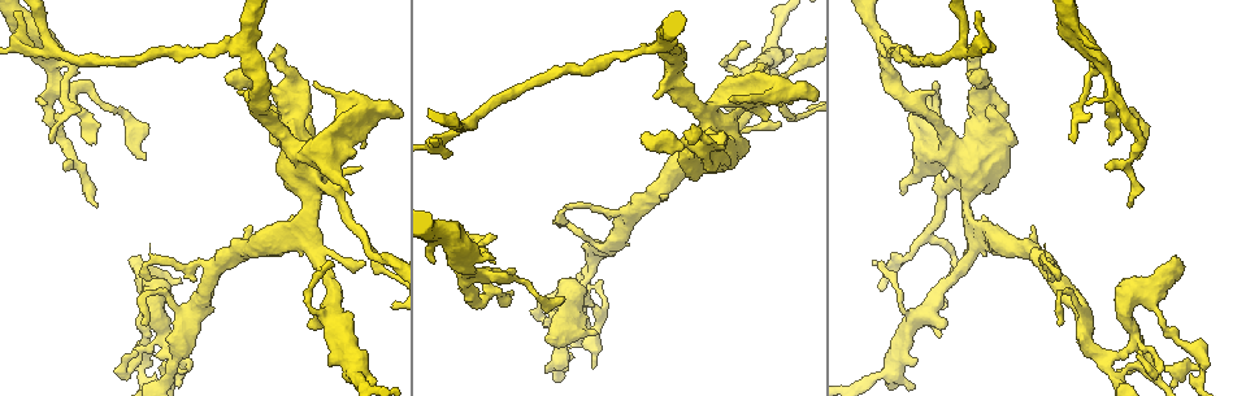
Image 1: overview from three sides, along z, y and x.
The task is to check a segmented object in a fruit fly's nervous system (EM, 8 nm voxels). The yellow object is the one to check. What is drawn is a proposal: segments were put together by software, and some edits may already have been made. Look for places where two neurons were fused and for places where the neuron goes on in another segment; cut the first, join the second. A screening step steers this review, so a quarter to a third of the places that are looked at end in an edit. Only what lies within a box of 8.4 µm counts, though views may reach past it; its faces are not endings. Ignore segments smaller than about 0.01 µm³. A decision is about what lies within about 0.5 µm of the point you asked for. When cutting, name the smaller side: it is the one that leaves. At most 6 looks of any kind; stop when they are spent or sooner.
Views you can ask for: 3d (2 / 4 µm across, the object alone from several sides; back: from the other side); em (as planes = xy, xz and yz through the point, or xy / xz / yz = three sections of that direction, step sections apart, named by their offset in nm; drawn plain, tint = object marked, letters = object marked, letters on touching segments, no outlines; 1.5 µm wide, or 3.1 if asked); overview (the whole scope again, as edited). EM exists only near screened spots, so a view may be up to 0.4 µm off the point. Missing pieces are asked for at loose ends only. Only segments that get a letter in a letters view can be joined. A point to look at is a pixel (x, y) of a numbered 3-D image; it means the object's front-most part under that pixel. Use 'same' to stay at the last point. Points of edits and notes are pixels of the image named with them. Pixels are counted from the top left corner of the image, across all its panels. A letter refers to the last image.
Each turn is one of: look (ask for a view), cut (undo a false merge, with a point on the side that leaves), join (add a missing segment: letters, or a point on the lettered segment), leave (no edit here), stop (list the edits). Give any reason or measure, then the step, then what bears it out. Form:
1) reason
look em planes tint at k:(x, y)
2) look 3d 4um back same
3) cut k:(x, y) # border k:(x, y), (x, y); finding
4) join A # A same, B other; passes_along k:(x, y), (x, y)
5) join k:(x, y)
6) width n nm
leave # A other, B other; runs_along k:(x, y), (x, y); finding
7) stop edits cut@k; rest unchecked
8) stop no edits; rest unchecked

calibre changes
look em planes letters at 1:(360, 381)

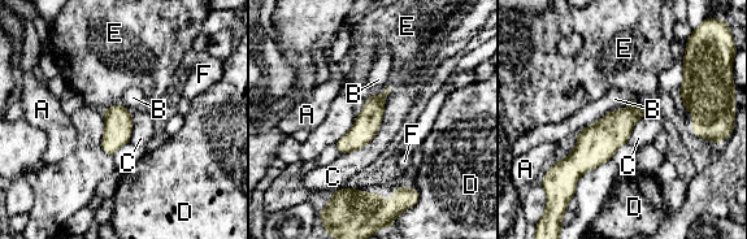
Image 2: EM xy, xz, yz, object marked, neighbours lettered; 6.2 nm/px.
width 160 nm
leave # A other, B other, C other, D other, E other, F other; all the same neuron

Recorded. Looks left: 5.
look em planes letters at 1:(309, 327)

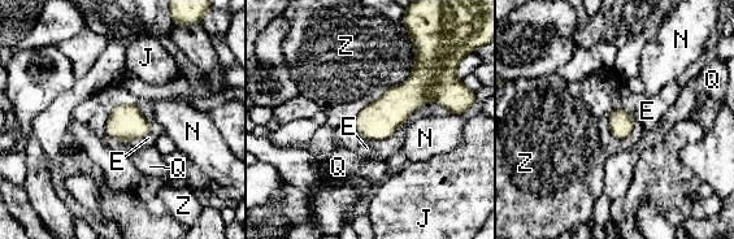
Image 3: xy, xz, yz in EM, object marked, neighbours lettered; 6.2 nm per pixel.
leave # E other, J other, N other, Q other, Z other; border 3:(413, 47), (409, 77), (354, 122); none of them fits

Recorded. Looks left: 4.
thin end
look em planes letters at 1:(1068, 137)

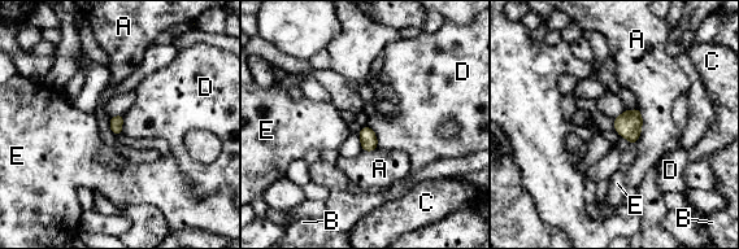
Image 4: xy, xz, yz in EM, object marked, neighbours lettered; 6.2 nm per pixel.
leave # A other, B other, C other, D other, E other; border 4:(370, 126), (378, 147); none of them fits

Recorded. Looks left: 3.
stop no edits; rest unchecked

